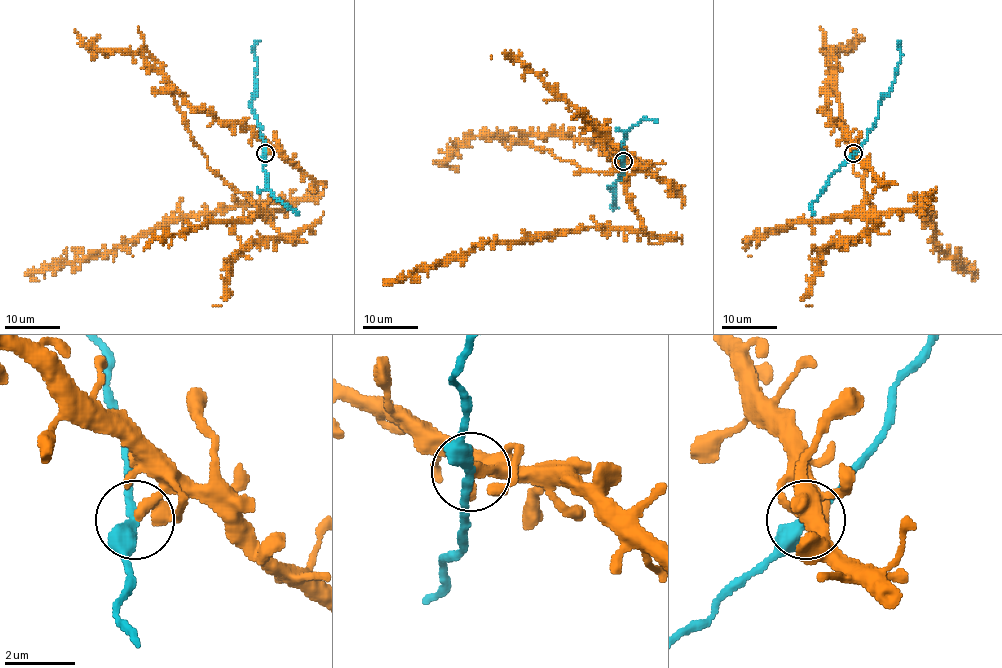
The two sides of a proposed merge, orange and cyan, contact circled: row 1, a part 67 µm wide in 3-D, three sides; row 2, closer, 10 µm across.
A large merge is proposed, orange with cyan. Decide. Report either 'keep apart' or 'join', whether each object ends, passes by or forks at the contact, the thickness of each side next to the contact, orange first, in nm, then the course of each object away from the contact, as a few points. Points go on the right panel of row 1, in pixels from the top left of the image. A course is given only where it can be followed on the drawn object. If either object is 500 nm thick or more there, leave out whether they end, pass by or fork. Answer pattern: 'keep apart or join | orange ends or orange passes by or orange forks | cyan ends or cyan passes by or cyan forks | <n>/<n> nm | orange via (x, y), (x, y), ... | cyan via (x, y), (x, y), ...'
keep apart | orange ends | cyan passes by | 300/340 nm | orange via (854, 153), (828, 112), (832, 83), (865, 210), (921, 204), (935, 244), (974, 281) | cyan via (854, 153), (877, 116), (877, 105), (890, 91), (901, 58), (899, 40)

